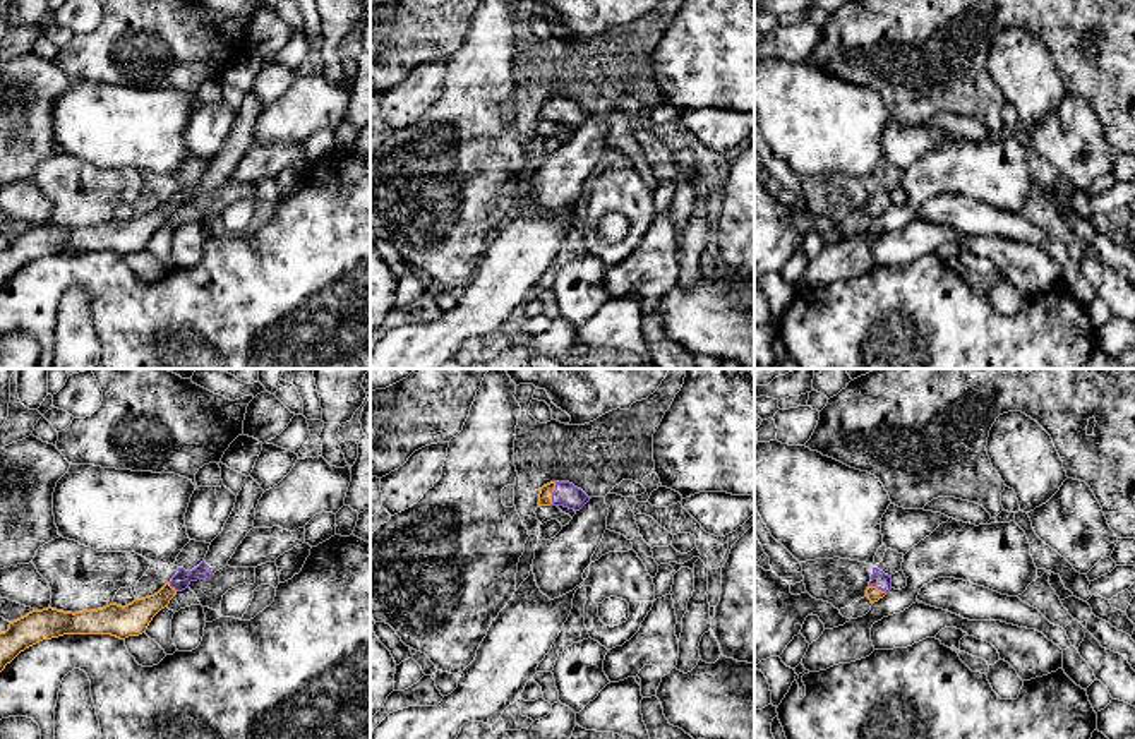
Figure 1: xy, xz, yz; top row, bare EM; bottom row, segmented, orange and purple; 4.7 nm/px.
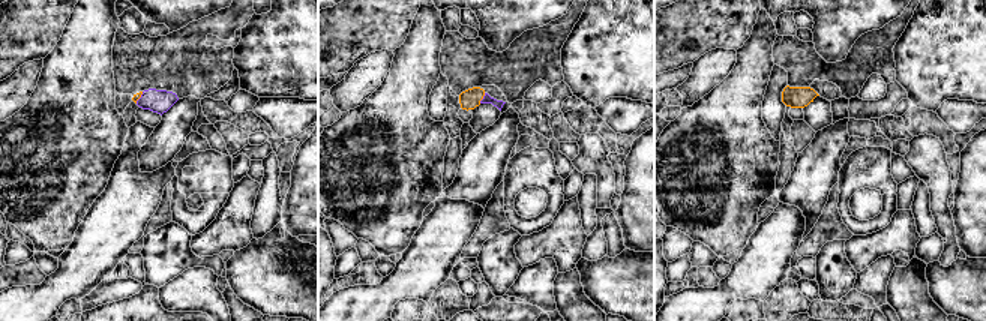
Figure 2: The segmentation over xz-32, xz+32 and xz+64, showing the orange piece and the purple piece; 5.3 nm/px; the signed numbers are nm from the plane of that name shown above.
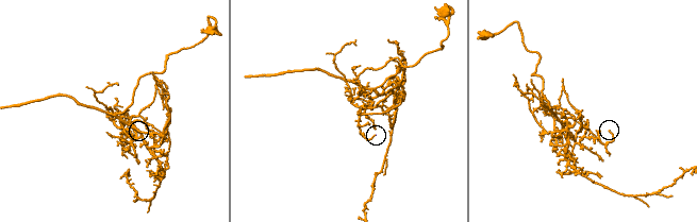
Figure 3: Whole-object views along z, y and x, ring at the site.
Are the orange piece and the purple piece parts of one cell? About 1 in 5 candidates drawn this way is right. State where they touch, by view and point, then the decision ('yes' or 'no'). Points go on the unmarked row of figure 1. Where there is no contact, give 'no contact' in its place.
xz (551, 108) | yes

